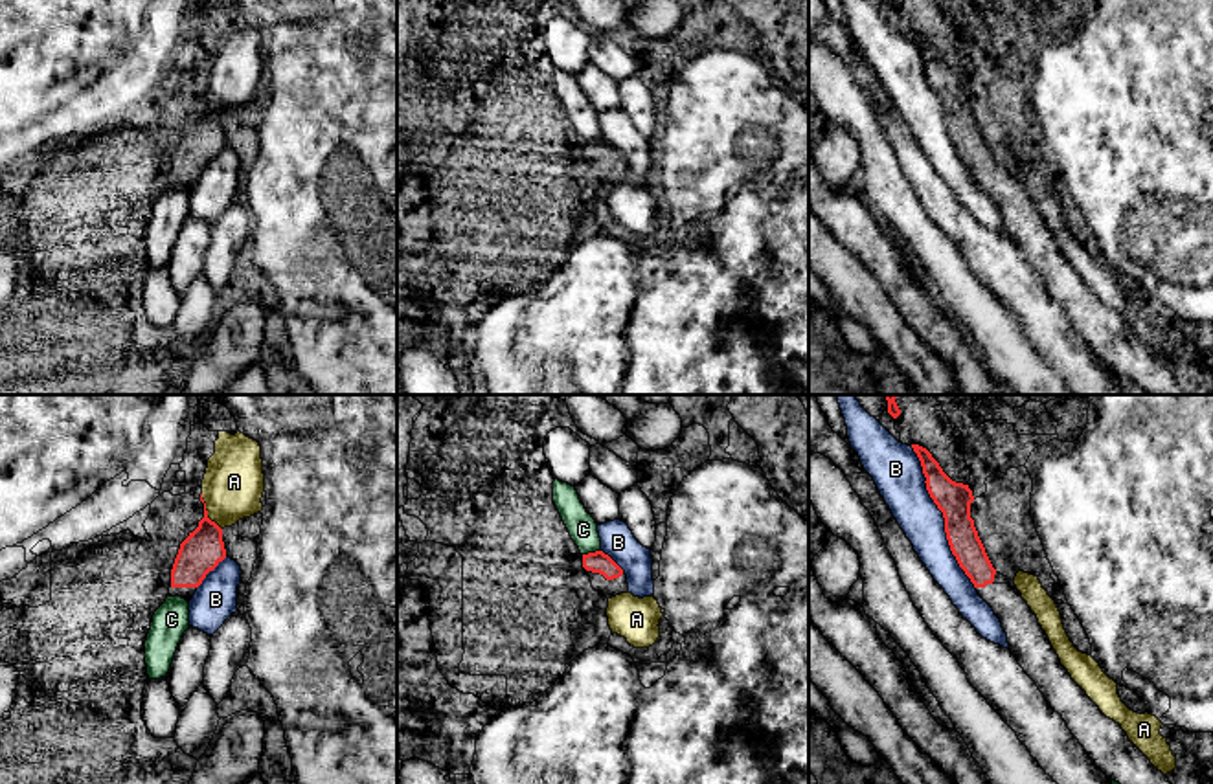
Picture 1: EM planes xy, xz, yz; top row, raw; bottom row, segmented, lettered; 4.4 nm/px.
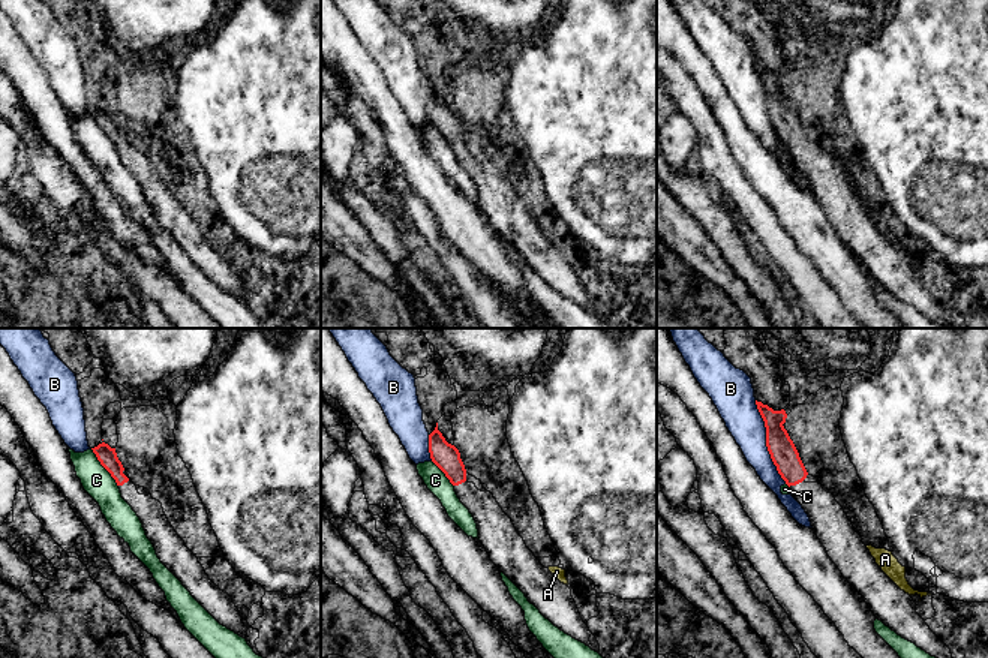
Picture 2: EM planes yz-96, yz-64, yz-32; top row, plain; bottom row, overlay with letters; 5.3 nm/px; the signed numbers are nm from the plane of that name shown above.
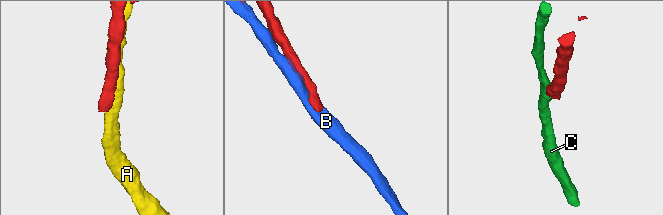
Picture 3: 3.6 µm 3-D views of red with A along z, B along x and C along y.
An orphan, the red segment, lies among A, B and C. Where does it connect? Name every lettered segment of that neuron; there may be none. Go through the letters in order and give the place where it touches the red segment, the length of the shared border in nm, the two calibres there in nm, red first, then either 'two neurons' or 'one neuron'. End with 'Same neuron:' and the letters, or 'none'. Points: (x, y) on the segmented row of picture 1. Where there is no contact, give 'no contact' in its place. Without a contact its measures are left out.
A: contact xy (206, 513); length 180 nm; calibres 180 and 260 nm; two neurons
B: contact yz (943, 516); length 700 nm; calibres 150 and 200 nm; two neurons
C: contact xz (590, 553); length 80 nm; calibres 100 and 130 nm; two neurons
Same neuron: none

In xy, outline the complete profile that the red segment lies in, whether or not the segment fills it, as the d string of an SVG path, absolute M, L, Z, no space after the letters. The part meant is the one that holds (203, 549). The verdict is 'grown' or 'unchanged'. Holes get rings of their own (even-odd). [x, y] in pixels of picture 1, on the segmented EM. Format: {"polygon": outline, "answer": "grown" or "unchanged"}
{"polygon": "M204 503L204 518L198 527L180 543L178 554L171 569L169 597L182 597L187 602L206 575L226 558L222 529L208 518Z", "answer": "grown"}

